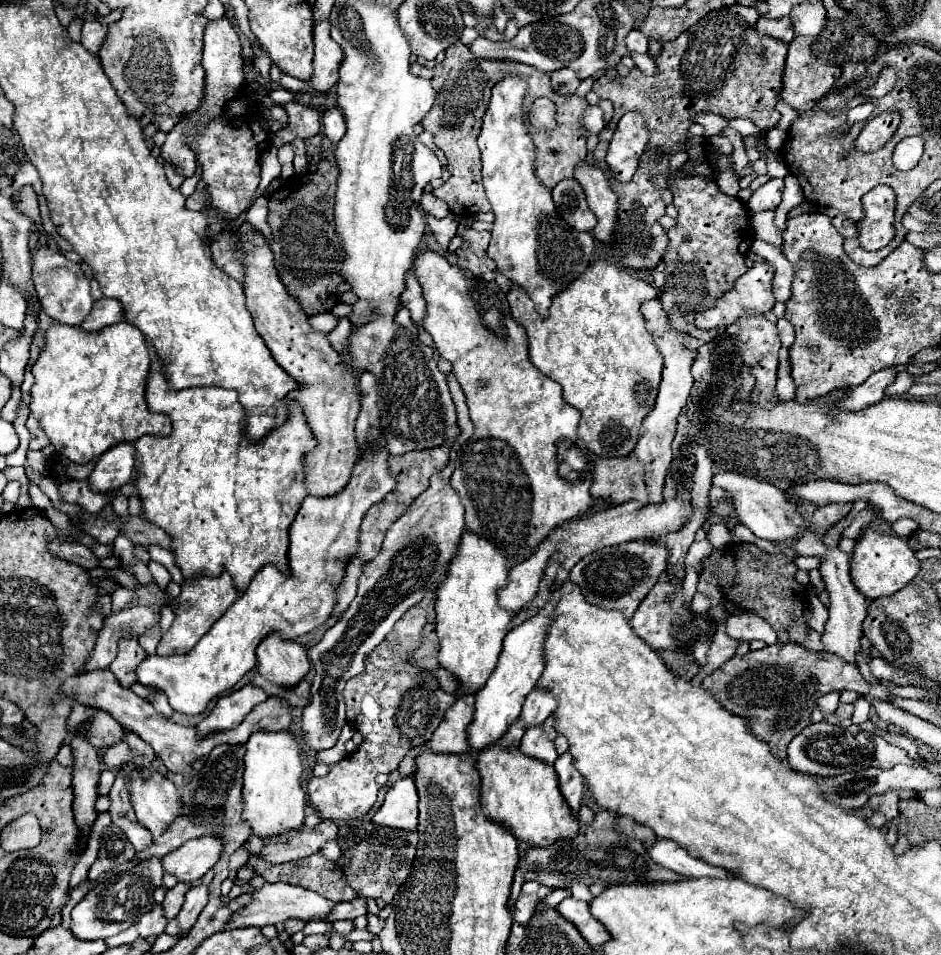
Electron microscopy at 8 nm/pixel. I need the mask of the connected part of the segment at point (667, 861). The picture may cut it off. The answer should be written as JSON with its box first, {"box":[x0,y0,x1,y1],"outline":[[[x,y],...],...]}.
{"box":[645,839,729,877],"outline":[[[655,839],[653,843],[645,843],[645,849],[653,861],[685,877],[725,877],[729,875],[729,871],[721,867],[713,867],[701,859],[691,857],[685,847],[669,839]]]}

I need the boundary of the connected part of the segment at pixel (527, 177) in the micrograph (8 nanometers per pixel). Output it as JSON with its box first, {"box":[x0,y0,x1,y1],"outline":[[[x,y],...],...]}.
{"box":[479,75,595,315],"outline":[[[517,75],[503,77],[491,91],[487,111],[483,115],[479,149],[483,161],[483,185],[491,201],[495,223],[487,255],[497,263],[497,269],[521,285],[535,301],[537,311],[547,315],[551,297],[577,279],[591,263],[595,239],[589,231],[575,231],[559,219],[551,189],[535,175],[537,147],[529,137],[523,121],[523,99],[527,81]]]}

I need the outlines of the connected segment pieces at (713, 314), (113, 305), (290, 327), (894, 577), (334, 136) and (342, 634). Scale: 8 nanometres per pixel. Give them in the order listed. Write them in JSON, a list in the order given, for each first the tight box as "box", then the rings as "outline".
[{"box":[695,261,775,329],"outline":[[[755,261],[753,267],[735,281],[733,291],[723,293],[717,301],[713,301],[713,307],[709,307],[709,309],[695,315],[695,325],[699,329],[713,329],[713,327],[733,323],[737,317],[741,317],[745,313],[745,309],[751,309],[753,313],[769,311],[775,305],[775,297],[773,297],[773,289],[771,289],[773,273],[775,273],[775,269],[767,261]]]},{"box":[81,297,125,333],"outline":[[[103,297],[103,299],[99,299],[95,303],[93,311],[89,313],[89,317],[81,323],[81,329],[93,333],[93,331],[99,331],[105,325],[113,325],[113,323],[119,323],[123,319],[125,317],[123,317],[123,305],[121,305],[121,301]]]},{"box":[235,235,361,497],"outline":[[[235,235],[235,239],[241,249],[247,251],[243,285],[247,297],[245,305],[251,311],[257,333],[263,337],[273,359],[297,381],[297,389],[293,389],[287,397],[301,403],[317,441],[317,447],[305,457],[307,491],[317,497],[339,493],[341,485],[347,485],[359,453],[355,441],[355,419],[361,411],[361,397],[353,369],[345,365],[341,355],[331,347],[327,333],[315,331],[309,325],[309,315],[303,313],[301,305],[297,305],[293,297],[289,297],[285,285],[277,277],[269,245],[259,235]]]},{"box":[851,529,919,599],"outline":[[[865,529],[859,535],[851,555],[851,575],[853,583],[867,599],[885,597],[903,589],[917,573],[919,573],[919,559],[915,557],[915,551],[909,547],[907,539],[879,529]]]},{"box":[323,107,345,143],"outline":[[[329,107],[325,109],[323,113],[323,133],[333,141],[337,143],[343,135],[345,135],[345,119],[343,119],[343,113],[339,107]]]},{"box":[303,471,465,751],"outline":[[[441,471],[433,473],[425,493],[421,493],[407,507],[407,511],[389,527],[379,555],[365,565],[363,573],[361,573],[357,597],[353,599],[349,609],[341,615],[341,619],[331,629],[327,629],[323,639],[307,651],[307,655],[309,655],[309,659],[315,667],[315,677],[313,677],[313,685],[311,685],[311,701],[303,709],[303,737],[307,739],[311,749],[321,751],[321,749],[331,749],[335,745],[335,741],[339,739],[341,727],[345,725],[343,689],[345,689],[347,681],[351,677],[363,673],[369,653],[373,653],[373,649],[387,637],[387,633],[403,617],[403,613],[409,607],[417,605],[423,599],[423,595],[427,593],[427,589],[435,581],[441,579],[441,575],[445,573],[445,565],[449,563],[449,559],[455,553],[455,547],[457,547],[459,537],[463,533],[463,527],[465,527],[463,505],[461,505],[461,499],[459,499],[457,491],[451,489],[451,485],[447,481],[443,481]]]}]

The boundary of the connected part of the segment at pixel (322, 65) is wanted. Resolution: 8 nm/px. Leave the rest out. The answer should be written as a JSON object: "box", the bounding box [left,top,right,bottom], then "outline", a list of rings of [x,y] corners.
{"box":[311,19,343,93],"outline":[[[321,19],[313,27],[313,39],[315,39],[315,57],[313,57],[313,77],[311,83],[317,91],[327,93],[339,79],[337,67],[341,63],[343,51],[337,47],[337,43],[329,37],[331,23],[327,19]]]}

